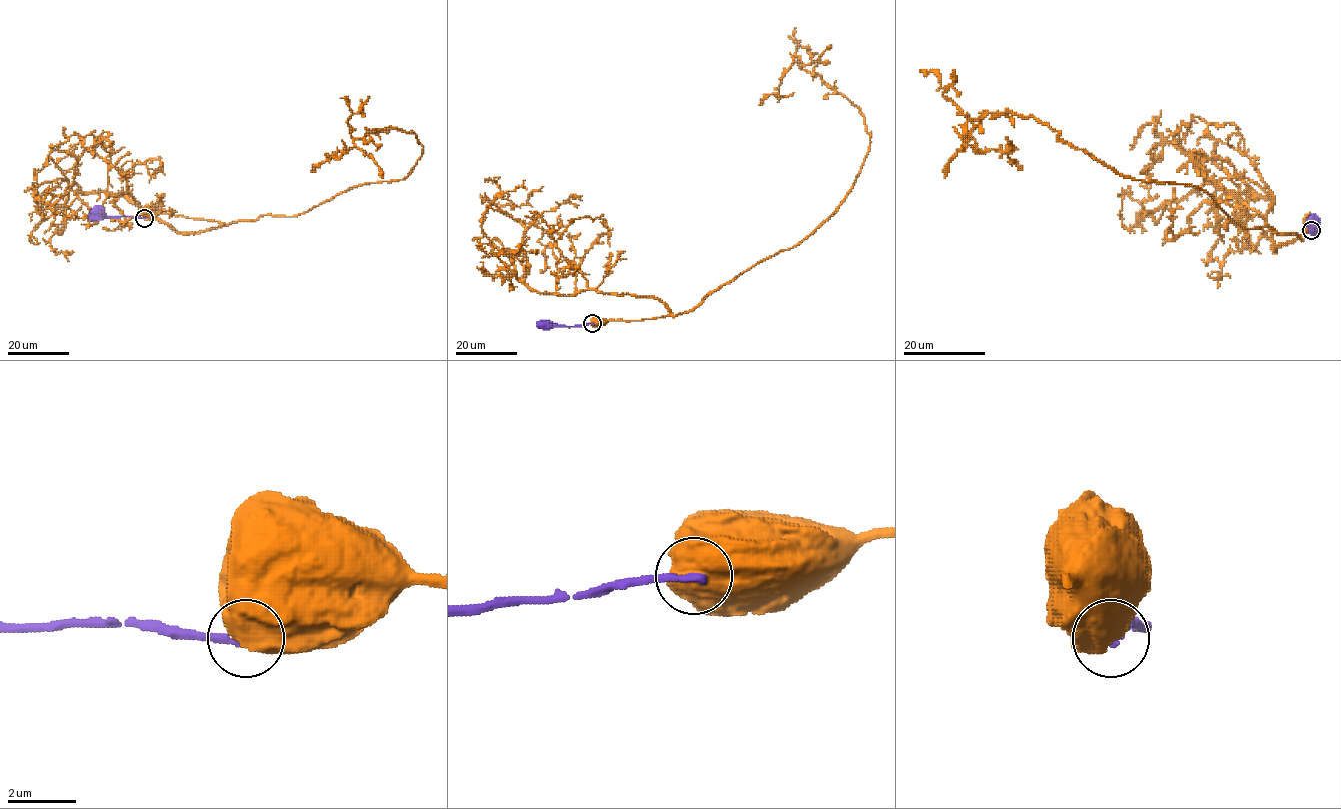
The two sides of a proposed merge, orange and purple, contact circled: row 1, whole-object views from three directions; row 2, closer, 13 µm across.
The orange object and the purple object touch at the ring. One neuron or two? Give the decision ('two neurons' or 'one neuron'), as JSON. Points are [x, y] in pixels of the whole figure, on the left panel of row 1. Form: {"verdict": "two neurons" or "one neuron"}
{"verdict": "two neurons"}

